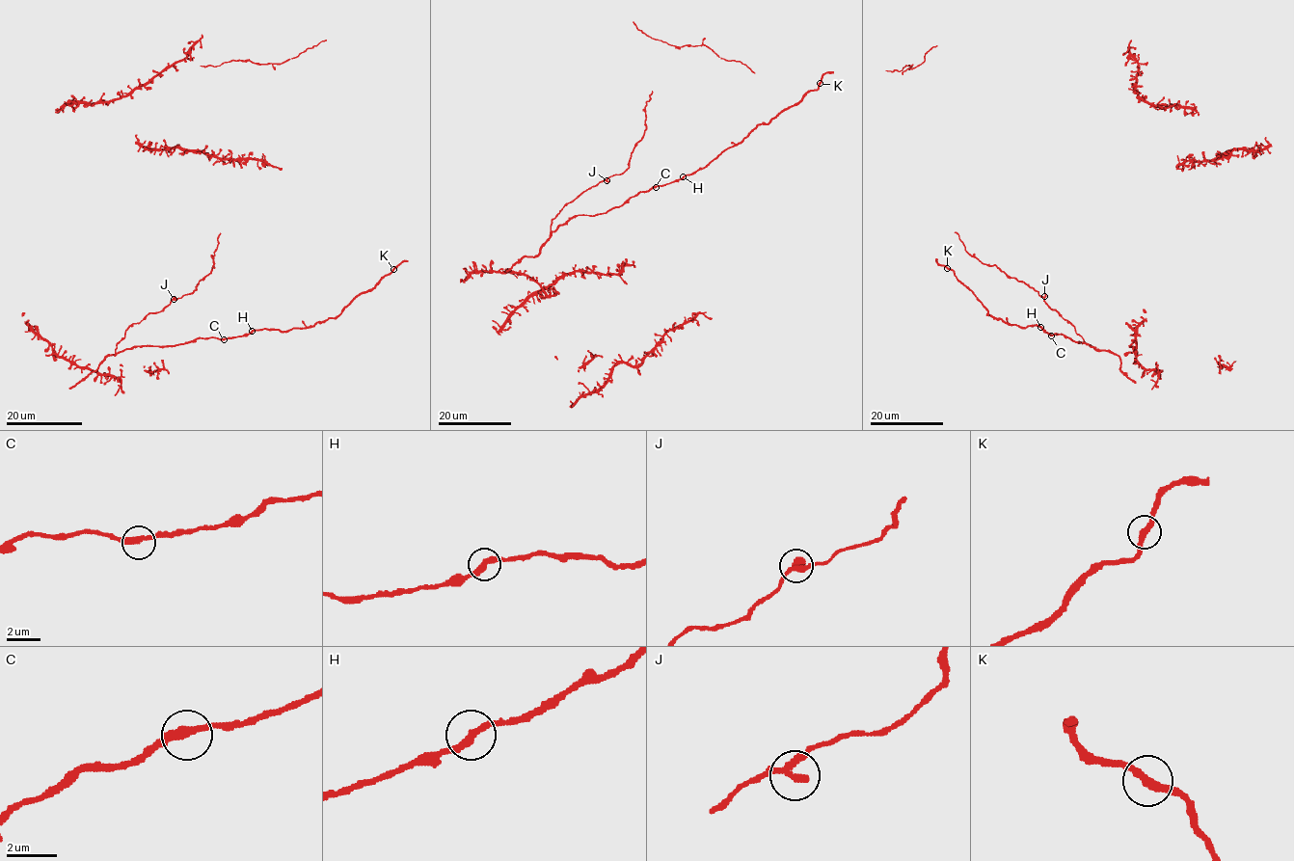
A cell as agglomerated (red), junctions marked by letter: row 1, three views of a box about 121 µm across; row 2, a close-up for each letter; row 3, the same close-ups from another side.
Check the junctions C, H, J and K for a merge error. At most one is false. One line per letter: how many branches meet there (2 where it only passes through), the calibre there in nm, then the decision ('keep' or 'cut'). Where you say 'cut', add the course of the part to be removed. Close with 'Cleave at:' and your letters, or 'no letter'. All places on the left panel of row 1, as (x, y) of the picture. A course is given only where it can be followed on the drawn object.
C: 2 | 320 nm | keep
H: 2 | 320 nm | keep
J: 2 | 320 nm | keep
K: 2 | 320 nm | keep
Cleave at: no letter

